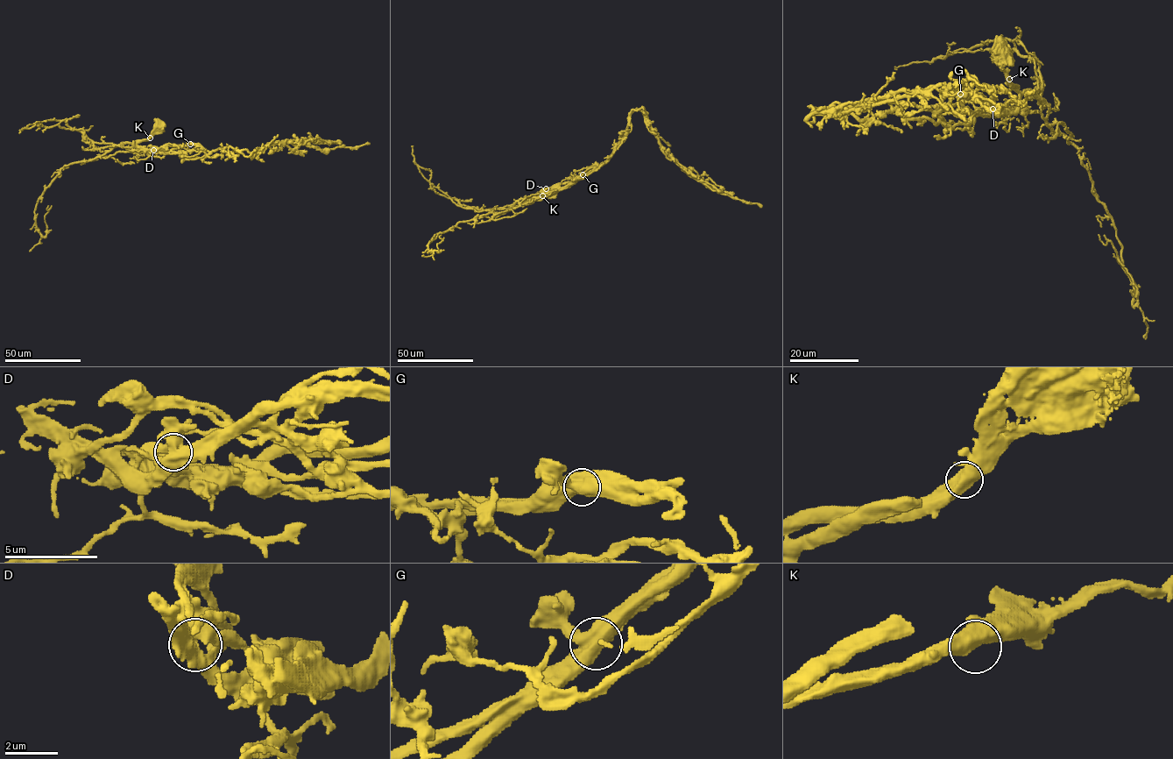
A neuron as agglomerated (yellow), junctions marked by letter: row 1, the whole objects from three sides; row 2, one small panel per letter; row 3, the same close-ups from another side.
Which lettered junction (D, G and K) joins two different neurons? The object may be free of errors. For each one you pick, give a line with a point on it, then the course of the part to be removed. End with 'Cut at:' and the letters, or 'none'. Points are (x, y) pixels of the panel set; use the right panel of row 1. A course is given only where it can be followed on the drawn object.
G: at (960, 94); foreign part runs (960, 94), (1004, 111), (1029, 91), (1047, 104), (1112, 219), (1134, 306), (1136, 286), (1098, 235)
Cut at: G

